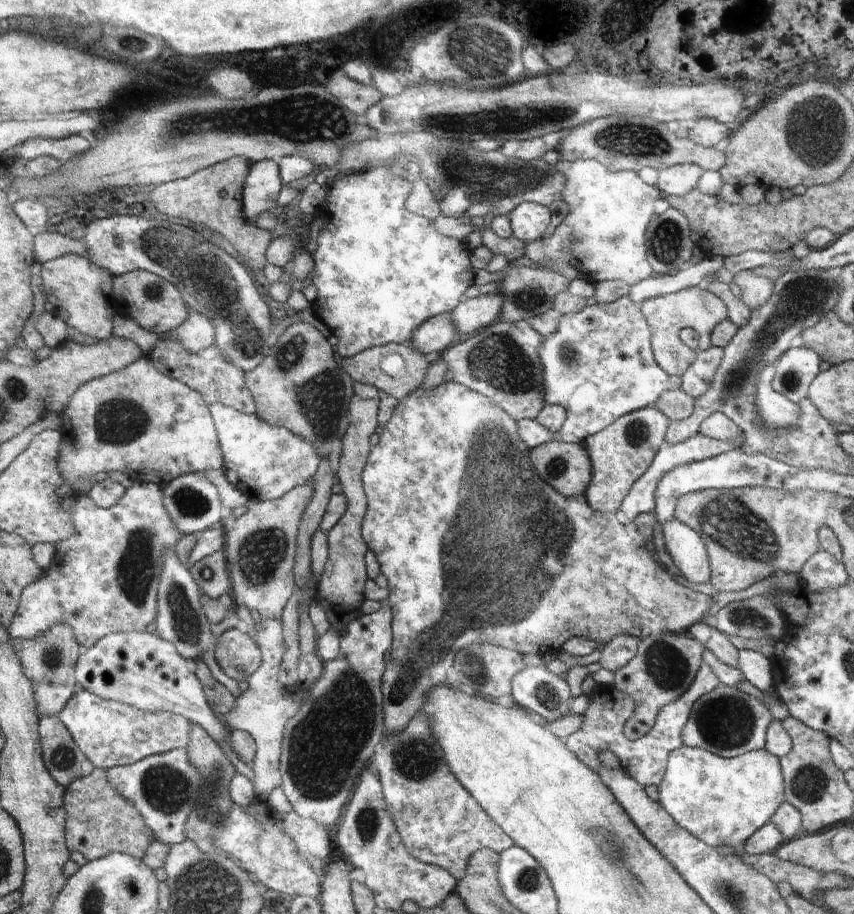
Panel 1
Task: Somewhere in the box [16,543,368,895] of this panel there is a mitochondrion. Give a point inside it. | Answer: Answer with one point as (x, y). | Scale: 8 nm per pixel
(166, 787)

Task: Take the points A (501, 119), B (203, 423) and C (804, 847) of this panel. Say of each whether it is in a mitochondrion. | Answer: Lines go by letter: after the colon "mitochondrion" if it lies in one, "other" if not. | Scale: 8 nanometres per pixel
A: mitochondrion
B: other
C: other

